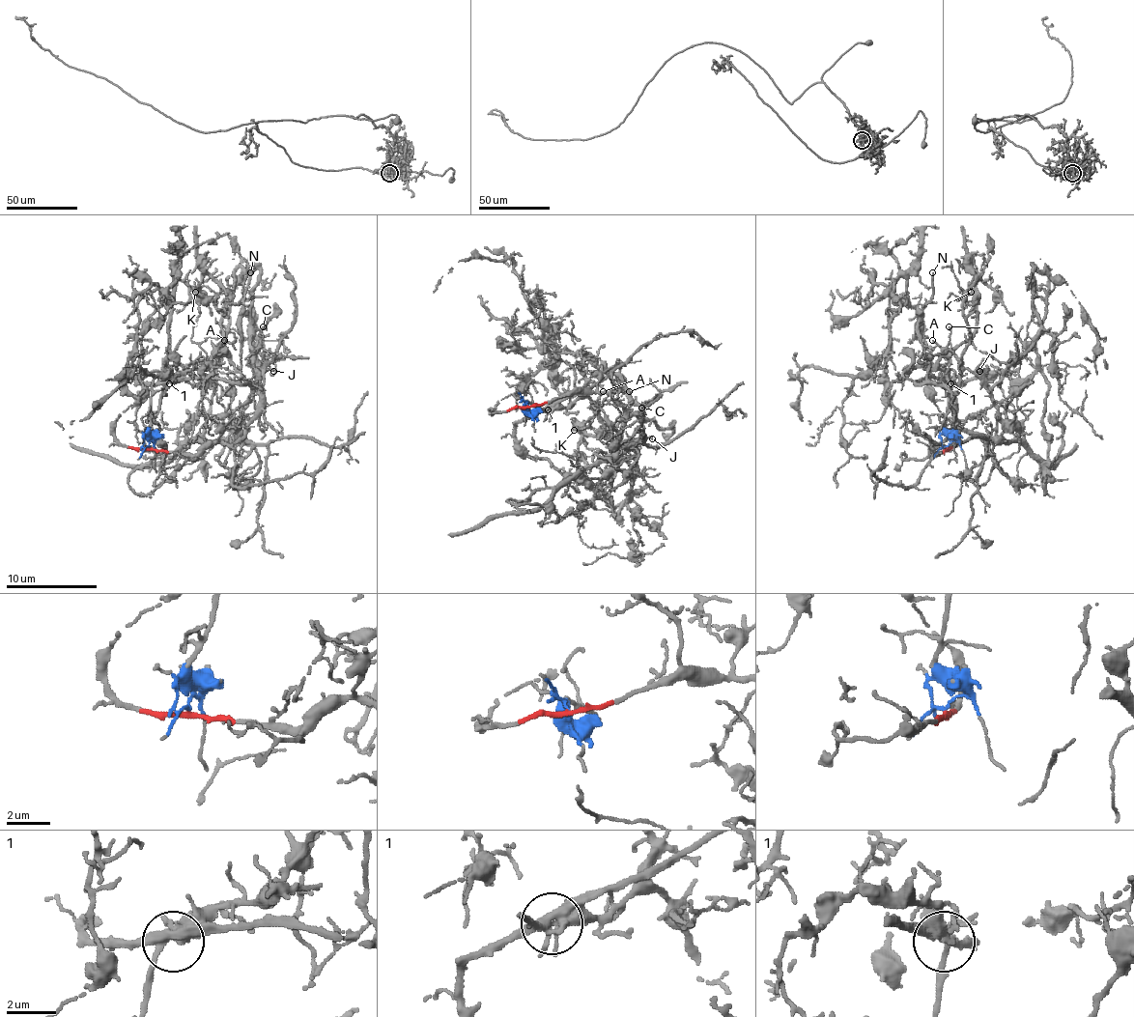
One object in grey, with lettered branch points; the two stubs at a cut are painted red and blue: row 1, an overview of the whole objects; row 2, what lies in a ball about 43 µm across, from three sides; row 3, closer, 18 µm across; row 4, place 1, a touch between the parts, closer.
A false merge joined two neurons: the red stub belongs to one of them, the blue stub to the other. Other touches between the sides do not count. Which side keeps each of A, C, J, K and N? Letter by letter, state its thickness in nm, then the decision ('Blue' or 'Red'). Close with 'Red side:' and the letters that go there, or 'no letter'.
A: Thickness 110 nm. Blue
C: Thickness 100 nm. Red
J: Thickness 120 nm. Red
K: Thickness 180 nm. Blue
N: Thickness 180 nm. Red
Red side: C, J, N

